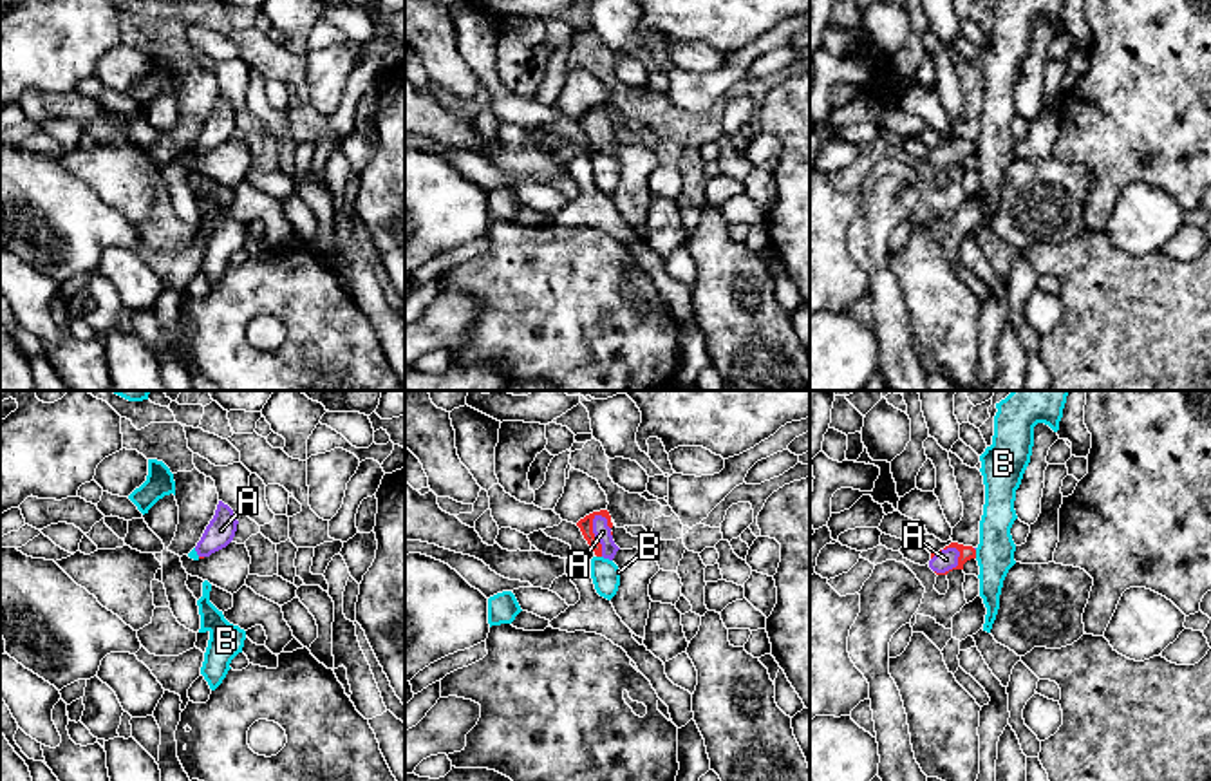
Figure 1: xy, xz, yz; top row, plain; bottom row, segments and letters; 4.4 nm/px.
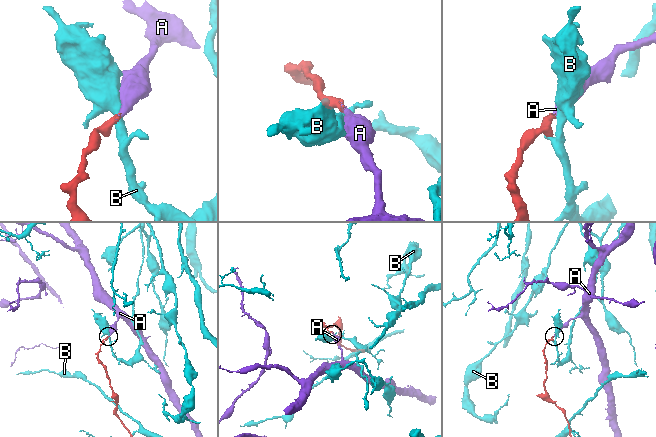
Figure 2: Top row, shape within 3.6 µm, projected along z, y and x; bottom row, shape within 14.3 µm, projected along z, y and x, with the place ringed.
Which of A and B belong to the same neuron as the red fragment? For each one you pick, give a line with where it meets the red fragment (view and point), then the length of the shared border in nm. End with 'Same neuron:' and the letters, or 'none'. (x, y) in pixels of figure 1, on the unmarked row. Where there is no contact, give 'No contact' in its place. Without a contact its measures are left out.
A: Touches red at yz (957, 161). Shared border 150 nm
Same neuron: A

